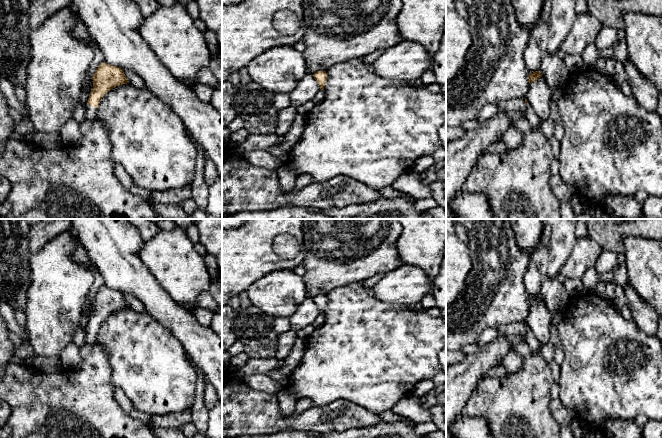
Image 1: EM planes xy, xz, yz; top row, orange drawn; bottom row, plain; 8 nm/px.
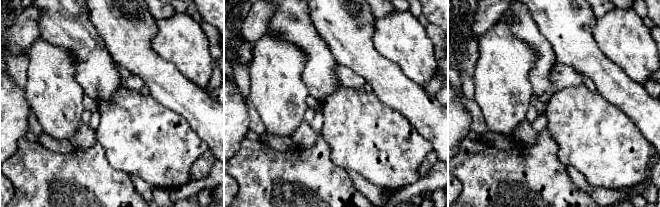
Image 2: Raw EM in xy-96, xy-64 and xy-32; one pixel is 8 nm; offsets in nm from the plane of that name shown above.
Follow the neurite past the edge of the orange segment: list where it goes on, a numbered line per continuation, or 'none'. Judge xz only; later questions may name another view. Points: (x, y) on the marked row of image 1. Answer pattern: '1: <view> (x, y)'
none

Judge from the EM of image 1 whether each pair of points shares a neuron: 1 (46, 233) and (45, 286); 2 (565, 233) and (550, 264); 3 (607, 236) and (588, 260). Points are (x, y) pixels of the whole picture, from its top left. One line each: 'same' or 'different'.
1: different
2: same
3: different

